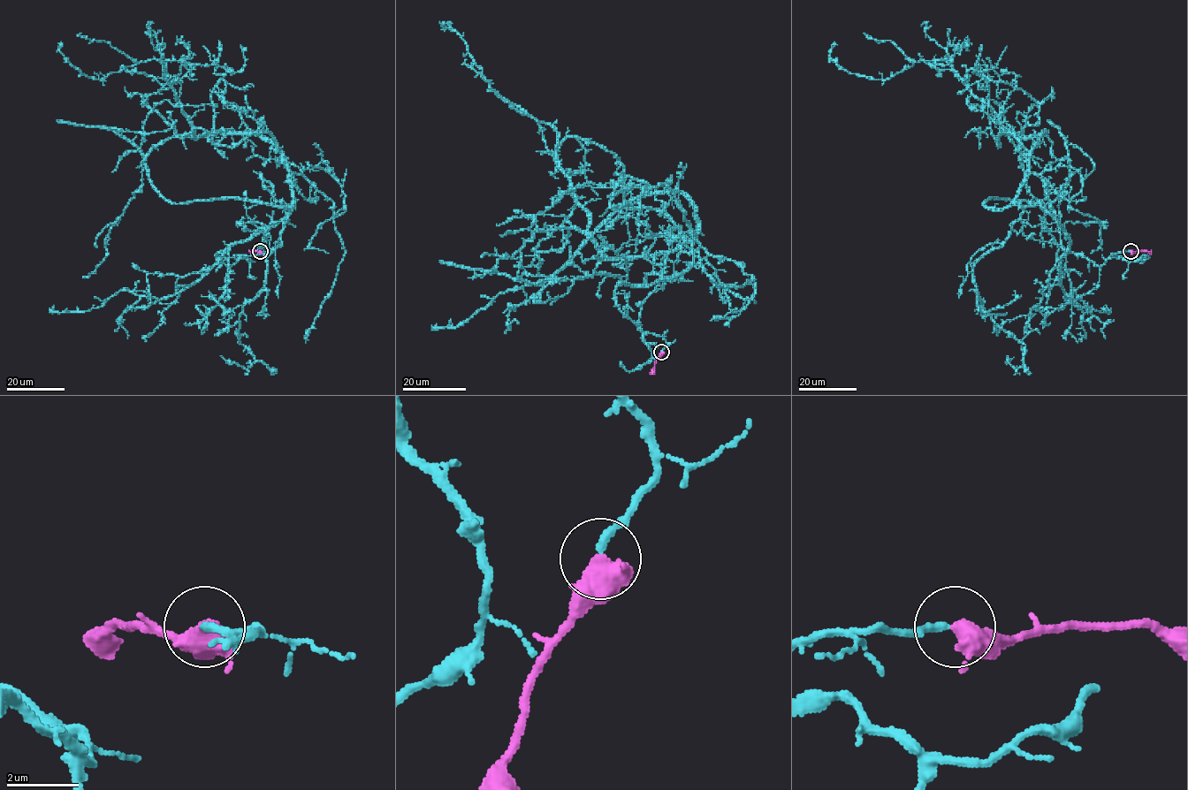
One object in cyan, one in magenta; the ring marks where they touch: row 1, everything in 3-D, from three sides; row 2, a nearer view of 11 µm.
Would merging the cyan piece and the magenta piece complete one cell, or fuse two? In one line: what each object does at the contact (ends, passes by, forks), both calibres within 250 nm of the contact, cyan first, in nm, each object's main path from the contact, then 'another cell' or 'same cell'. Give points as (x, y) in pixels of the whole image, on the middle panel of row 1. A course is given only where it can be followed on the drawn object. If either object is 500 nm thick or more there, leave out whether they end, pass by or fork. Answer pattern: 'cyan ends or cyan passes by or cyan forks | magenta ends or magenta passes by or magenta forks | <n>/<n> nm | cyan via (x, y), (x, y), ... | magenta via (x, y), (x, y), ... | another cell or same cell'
cyan ends | magenta passes by | 220/440 nm | cyan via (661, 352), (615, 287), (681, 274), (698, 226), (676, 248), (606, 256), (557, 132), (445, 30) | magenta via (661, 352), (653, 375) | same cell

